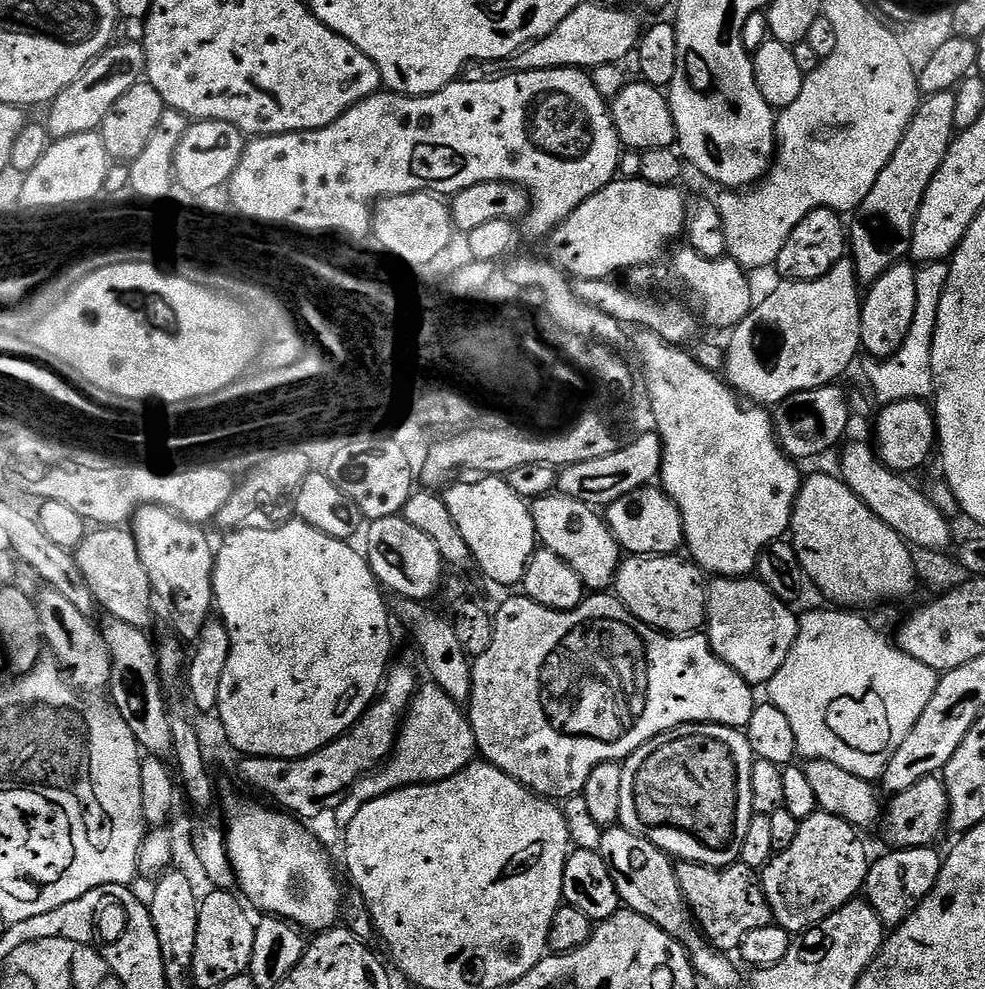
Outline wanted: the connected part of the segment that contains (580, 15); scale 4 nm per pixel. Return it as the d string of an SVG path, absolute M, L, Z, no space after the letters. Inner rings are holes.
M581 2L546 38L520 49L507 61L508 72L537 72L551 68L578 68L591 70L603 64L620 64L635 53L642 35L642 23L635 11L607 8L604 4Z

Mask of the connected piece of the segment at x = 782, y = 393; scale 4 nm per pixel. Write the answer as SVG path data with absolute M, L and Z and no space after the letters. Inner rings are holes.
M848 258L838 261L834 266L834 270L830 270L830 274L826 274L820 280L784 280L780 282L780 285L778 285L761 304L759 301L759 303L753 307L748 317L746 317L741 324L737 324L735 328L731 329L730 336L732 336L732 341L726 344L725 364L722 371L723 379L733 392L743 397L745 401L751 402L756 406L775 406L802 390L814 390L827 384L837 383L837 381L841 379L839 376L855 362L856 351L859 353L862 348L860 343L861 307L862 288L856 278L856 265Z

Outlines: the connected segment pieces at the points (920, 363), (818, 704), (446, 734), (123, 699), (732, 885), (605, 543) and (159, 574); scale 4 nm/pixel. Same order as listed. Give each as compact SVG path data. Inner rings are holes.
M934 260L925 263L916 277L916 309L914 322L906 334L906 342L887 360L873 363L868 380L872 383L872 392L880 399L881 405L902 402L903 400L927 401L933 395L932 386L932 347L934 330L938 326L938 306L942 306L942 294L950 278L950 263Z
M832 606L824 607L828 608L822 609L821 612L808 612L805 616L799 617L800 629L796 635L796 641L790 654L786 654L786 662L782 662L782 670L778 670L778 674L774 674L774 678L770 678L770 682L766 686L767 699L778 710L782 710L782 714L786 714L786 718L790 721L790 730L794 730L796 751L801 757L804 756L805 761L834 762L834 766L842 766L842 770L850 770L850 774L854 774L858 778L876 782L883 777L888 765L888 758L902 746L902 738L906 738L906 734L910 734L910 730L914 730L918 718L922 718L922 710L926 710L926 702L930 702L930 698L934 698L938 674L934 670L930 670L930 666L924 666L922 662L918 662L918 658L912 658L910 654L906 654L901 648L896 647L895 643L889 637L887 640L878 629L871 628L860 617L863 615L859 611L837 610Z
M432 682L417 691L416 699L405 715L396 747L386 763L379 770L363 777L356 787L340 801L334 816L340 826L346 826L362 810L367 800L385 796L395 788L407 788L410 784L435 784L458 774L467 764L477 759L478 749L474 730L470 726L465 709L456 703Z
M108 618L105 621L104 626L102 624L102 637L112 663L111 703L126 722L126 726L130 726L130 734L134 734L147 755L167 757L172 751L170 708L169 705L164 705L157 645L148 641L149 633L143 629L130 626L121 620Z
M680 862L676 864L676 877L696 923L721 952L739 949L742 938L746 938L750 930L773 923L759 875L742 863L729 864L727 868L708 868L704 864Z
M553 494L531 501L530 507L539 543L558 554L558 558L562 558L562 562L582 578L585 589L608 590L613 587L616 571L622 563L622 549L609 530L607 519L601 513L599 516L593 505Z
M144 502L130 518L130 531L157 598L158 612L181 636L181 641L196 641L202 626L211 617L215 599L212 576L216 552L204 532L206 530L199 524L183 519L170 508Z

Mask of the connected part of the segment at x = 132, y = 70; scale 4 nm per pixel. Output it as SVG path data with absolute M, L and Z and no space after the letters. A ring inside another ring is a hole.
M113 43L104 49L87 70L78 77L62 94L58 94L47 109L46 127L53 137L73 136L95 132L101 127L111 108L135 84L141 83L144 71L144 45Z

